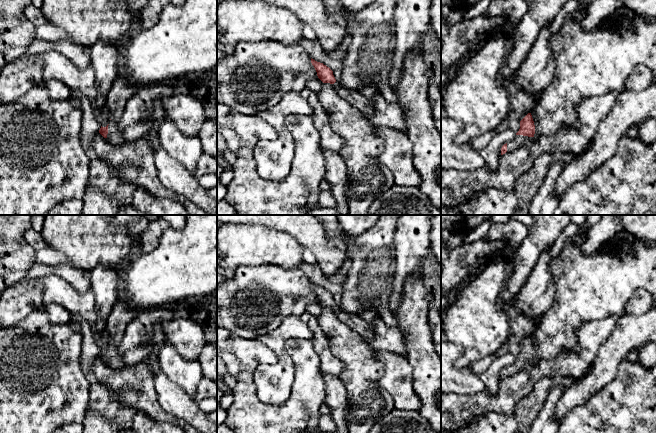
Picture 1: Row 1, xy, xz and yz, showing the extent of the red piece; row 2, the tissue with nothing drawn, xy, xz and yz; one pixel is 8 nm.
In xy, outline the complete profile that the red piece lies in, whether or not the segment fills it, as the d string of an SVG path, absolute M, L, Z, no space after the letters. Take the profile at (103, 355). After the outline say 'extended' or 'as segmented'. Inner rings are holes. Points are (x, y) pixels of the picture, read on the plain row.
M111 343L106 351L101 350L99 357L113 369L120 369L125 366L122 355L123 351L119 349L119 346Z; extended

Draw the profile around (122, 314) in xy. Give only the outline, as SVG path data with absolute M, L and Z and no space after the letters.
M123 296L113 306L105 324L111 343L119 345L124 337L125 329L139 311L133 309Z

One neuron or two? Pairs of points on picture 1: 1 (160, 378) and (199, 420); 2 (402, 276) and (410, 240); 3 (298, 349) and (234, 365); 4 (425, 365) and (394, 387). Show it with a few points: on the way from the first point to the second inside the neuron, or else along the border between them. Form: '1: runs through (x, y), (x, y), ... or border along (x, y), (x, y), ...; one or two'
1: runs through (167, 388), (189, 410); one
2: runs through (406, 267), (410, 261), (410, 249); one
3: border along (227, 351), (231, 352), (239, 363), (236, 378); two
4: border along (405, 357), (412, 368), (412, 387), (419, 397); two

